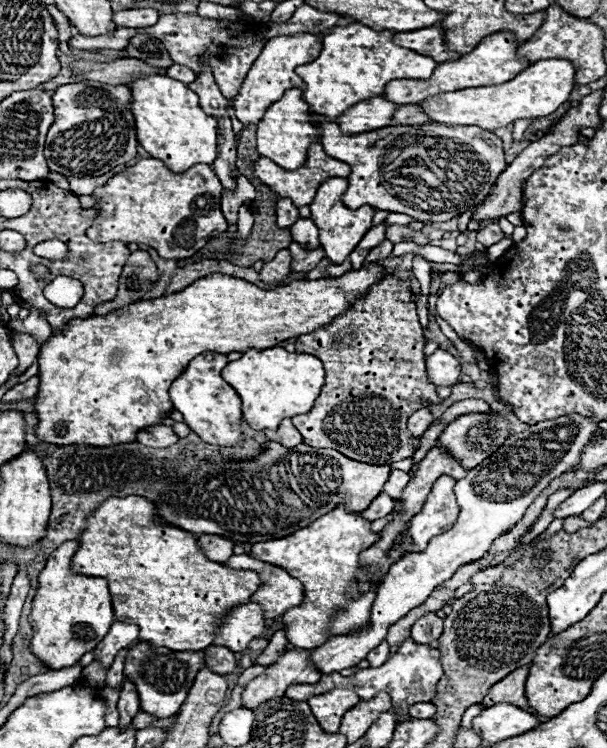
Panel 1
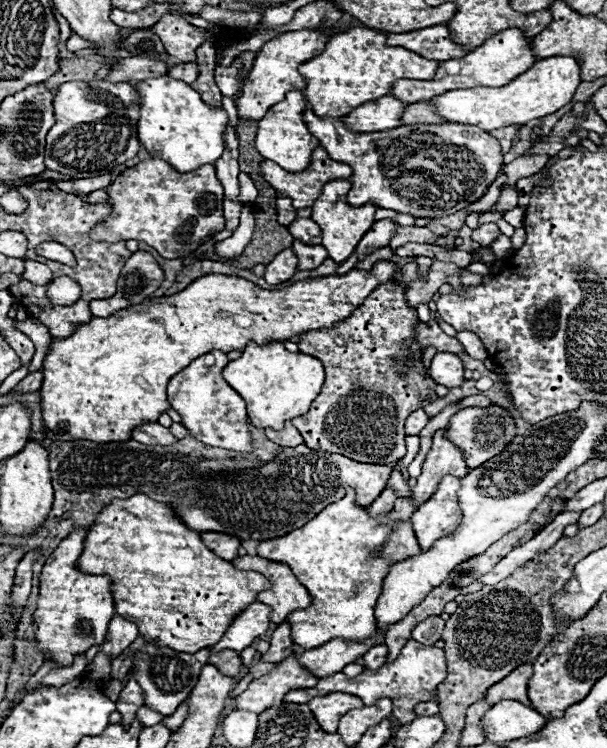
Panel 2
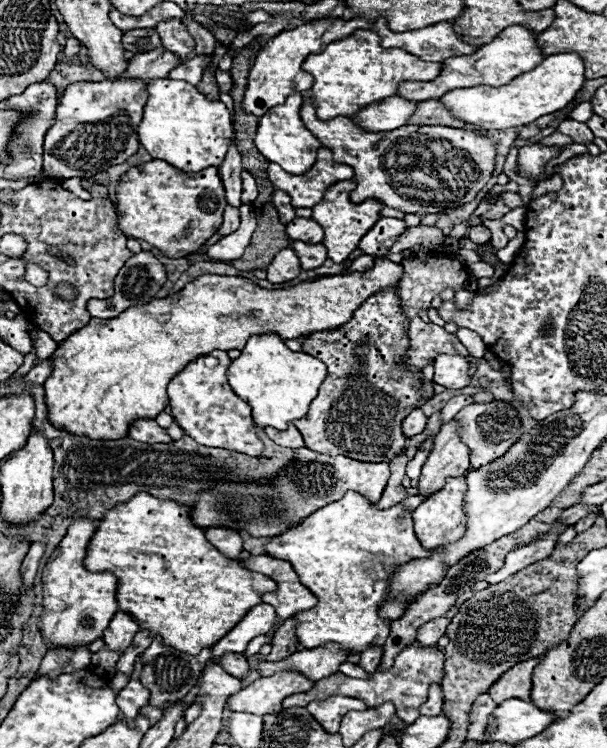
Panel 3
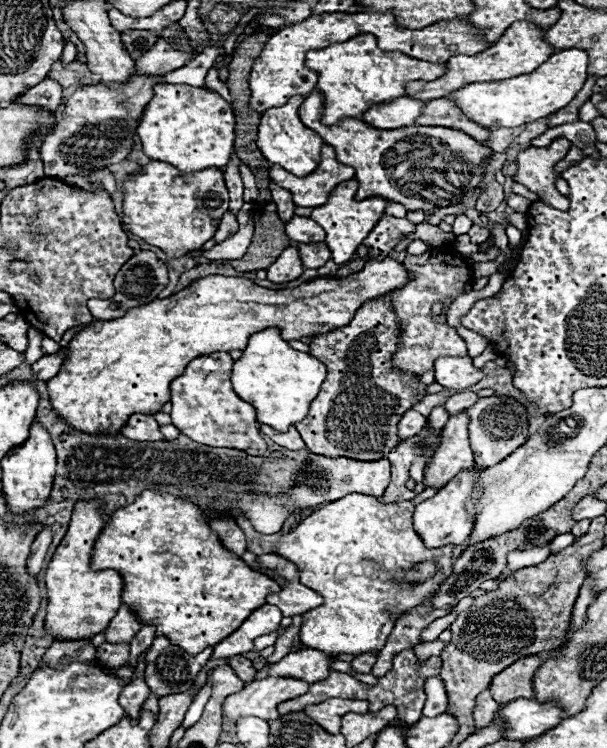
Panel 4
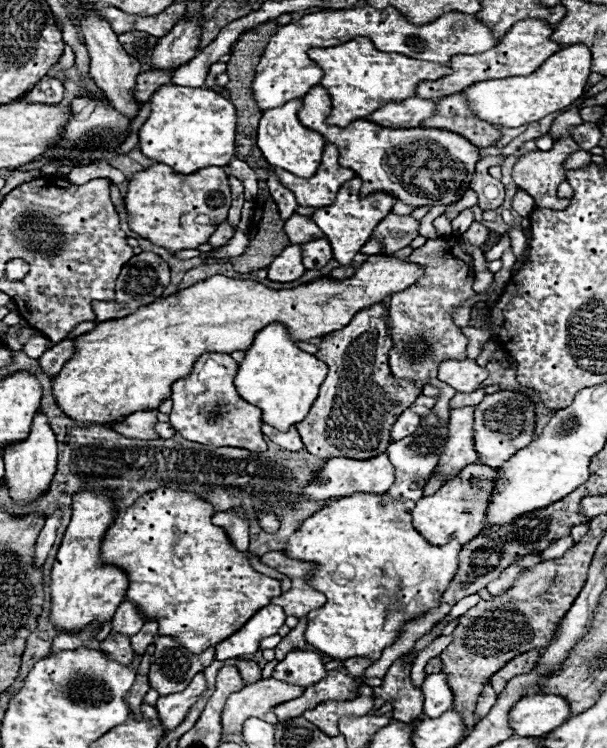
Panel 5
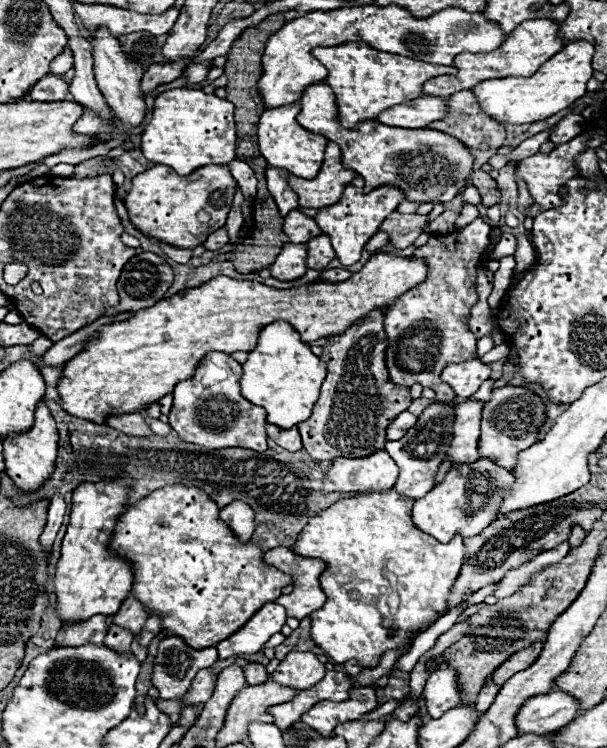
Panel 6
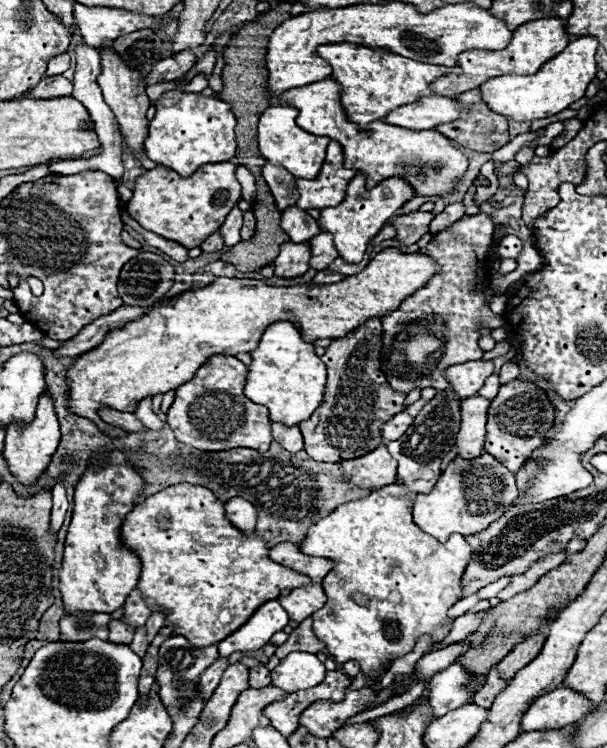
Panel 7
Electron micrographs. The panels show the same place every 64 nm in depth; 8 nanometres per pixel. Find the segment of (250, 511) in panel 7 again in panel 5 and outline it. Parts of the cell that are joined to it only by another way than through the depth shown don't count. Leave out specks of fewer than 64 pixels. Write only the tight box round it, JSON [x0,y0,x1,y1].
[212,510,250,550]

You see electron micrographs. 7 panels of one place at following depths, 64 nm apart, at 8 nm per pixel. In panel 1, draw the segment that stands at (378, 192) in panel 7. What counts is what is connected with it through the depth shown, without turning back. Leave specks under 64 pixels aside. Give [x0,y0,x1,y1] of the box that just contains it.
[310,180,374,264]

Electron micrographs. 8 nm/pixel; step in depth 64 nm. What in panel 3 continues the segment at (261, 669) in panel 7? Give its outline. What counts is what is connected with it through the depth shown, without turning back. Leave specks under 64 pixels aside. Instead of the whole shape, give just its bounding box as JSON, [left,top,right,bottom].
[220,654,250,678]

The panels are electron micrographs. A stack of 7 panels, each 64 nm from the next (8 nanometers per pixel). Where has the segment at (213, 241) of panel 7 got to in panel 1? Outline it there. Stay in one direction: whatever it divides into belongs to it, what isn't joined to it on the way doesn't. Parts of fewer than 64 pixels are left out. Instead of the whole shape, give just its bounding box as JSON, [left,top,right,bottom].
[222,190,242,224]

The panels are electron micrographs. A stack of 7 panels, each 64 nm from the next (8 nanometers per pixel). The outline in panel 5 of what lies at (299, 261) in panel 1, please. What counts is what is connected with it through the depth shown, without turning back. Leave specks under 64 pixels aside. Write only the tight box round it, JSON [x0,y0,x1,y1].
[302,240,332,270]

